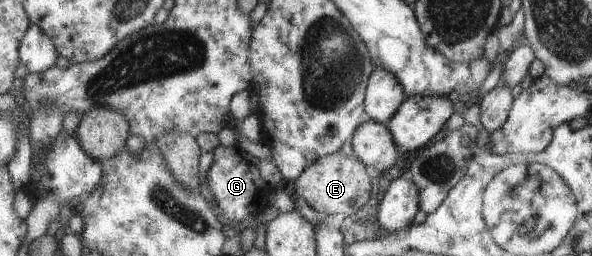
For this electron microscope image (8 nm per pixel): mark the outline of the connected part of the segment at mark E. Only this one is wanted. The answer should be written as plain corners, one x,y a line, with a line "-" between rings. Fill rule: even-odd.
342,150
322,157
310,165
294,181
298,195
316,211
352,216
370,203
373,195
373,181
367,175
366,163
357,155
347,155

